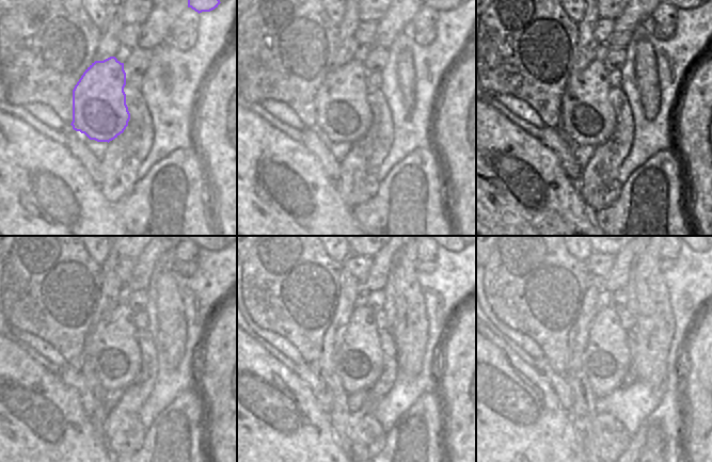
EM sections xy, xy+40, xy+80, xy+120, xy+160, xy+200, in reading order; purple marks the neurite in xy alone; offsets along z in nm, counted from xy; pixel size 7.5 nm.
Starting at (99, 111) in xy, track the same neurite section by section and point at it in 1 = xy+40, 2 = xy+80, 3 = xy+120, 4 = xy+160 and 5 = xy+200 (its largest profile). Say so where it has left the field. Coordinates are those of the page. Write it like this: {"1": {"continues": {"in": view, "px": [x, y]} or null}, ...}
{"1": {"continues": {"in": "xy+40", "px": [343, 114]}}, "2": {"continues": {"in": "xy+80", "px": [587, 116]}}, "3": {"continues": {"in": "xy+120", "px": [113, 350]}}, "4": {"continues": {"in": "xy+160", "px": [359, 361]}}, "5": {"continues": {"in": "xy+200", "px": [606, 362]}}}

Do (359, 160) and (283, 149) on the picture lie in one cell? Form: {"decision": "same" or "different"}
{"decision": "different"}

